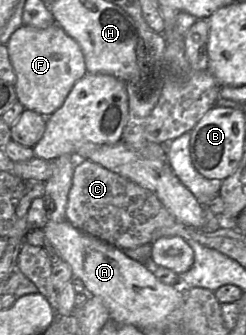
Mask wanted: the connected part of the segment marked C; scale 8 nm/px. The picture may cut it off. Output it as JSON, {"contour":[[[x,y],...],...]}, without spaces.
{"contour":[[[78,159],[74,169],[66,217],[75,228],[119,249],[151,244],[157,240],[157,230],[176,223],[174,216],[154,193],[95,162],[84,159]]]}

